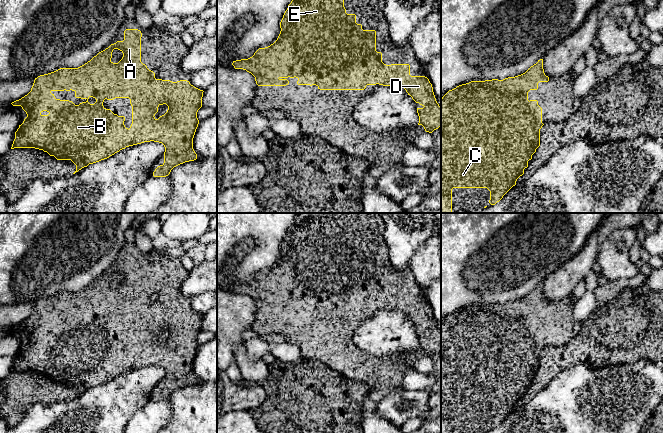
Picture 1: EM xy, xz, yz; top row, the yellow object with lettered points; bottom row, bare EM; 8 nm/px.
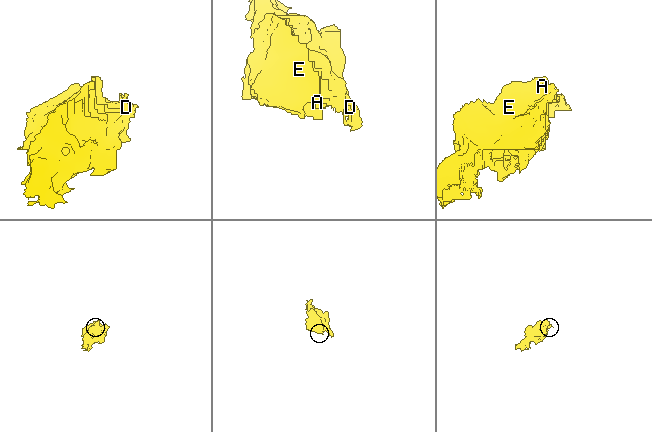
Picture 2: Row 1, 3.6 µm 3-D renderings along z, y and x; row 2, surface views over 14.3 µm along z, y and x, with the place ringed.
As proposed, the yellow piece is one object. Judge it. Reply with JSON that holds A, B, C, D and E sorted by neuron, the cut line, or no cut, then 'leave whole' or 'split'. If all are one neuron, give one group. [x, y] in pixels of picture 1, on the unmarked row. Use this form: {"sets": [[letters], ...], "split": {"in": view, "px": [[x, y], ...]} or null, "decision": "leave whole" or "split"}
{"sets": [["A", "B", "C", "D", "E"]], "split": null, "decision": "leave whole"}

